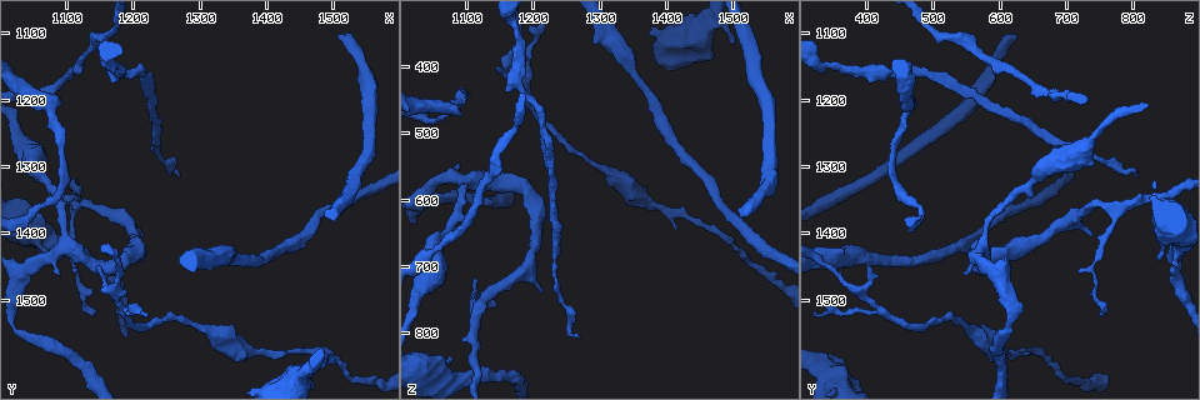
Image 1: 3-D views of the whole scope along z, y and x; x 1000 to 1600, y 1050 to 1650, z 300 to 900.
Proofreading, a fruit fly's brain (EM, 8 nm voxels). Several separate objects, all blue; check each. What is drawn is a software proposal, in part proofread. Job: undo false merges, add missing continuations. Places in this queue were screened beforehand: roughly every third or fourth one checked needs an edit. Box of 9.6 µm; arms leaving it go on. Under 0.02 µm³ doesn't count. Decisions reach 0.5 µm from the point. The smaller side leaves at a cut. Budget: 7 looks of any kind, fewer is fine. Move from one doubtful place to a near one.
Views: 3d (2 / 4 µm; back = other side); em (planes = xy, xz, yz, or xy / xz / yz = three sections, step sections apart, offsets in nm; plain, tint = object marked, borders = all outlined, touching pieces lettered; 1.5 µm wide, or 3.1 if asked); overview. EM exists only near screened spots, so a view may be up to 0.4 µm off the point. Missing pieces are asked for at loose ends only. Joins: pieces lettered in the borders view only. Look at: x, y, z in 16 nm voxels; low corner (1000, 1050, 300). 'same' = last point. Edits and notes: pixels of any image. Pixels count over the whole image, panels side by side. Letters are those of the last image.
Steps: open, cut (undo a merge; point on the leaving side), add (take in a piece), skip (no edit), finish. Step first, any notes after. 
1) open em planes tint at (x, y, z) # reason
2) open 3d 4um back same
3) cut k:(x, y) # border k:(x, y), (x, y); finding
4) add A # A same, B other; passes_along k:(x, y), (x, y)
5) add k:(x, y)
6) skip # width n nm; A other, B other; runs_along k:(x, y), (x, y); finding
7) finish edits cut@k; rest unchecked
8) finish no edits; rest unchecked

open em xz step 4 borders at (1515, 1100, 625)

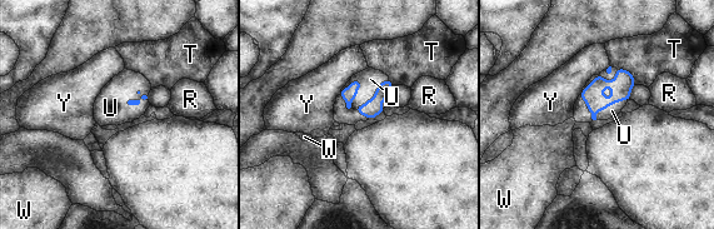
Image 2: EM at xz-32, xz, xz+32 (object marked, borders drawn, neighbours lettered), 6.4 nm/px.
open em planes borders same

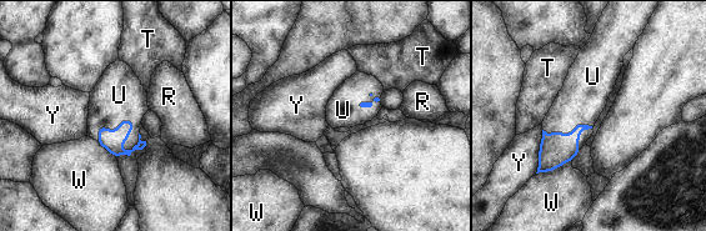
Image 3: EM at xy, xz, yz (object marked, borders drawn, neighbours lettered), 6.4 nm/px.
add U # longest_contact U 280 nm; R other, T other, U same, W other, Y other; passes_along 3:(111, 140), (133, 122), (119, 95); it goes on there

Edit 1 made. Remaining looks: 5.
open overview

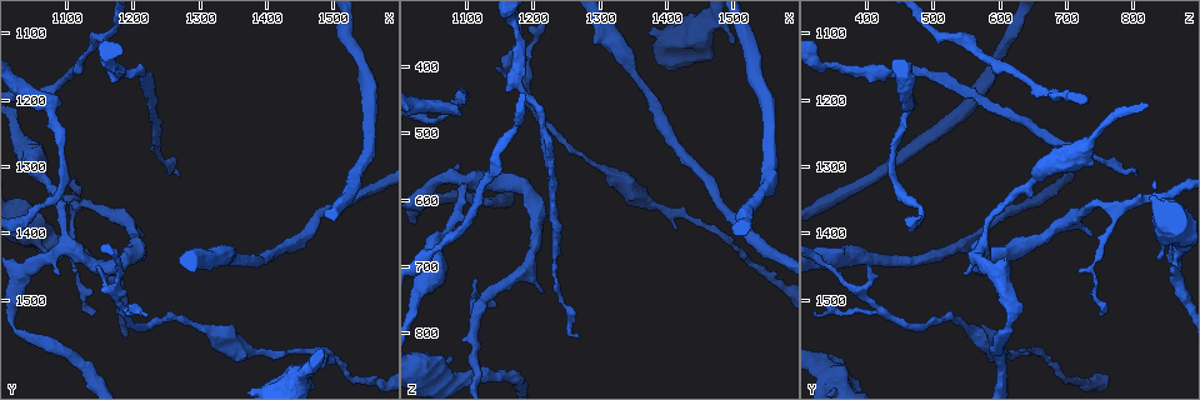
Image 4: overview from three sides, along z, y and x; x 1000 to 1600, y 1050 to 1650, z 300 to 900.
open em planes borders at (1085, 1240, 455)

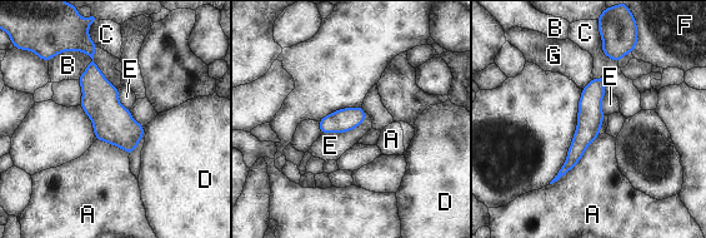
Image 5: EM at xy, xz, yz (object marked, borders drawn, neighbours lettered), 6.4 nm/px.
skip # width 150 nm; A other, B other, C other, D other, E other, F other, G other; border 5:(365, 112), (354, 128), (321, 134); one neuron here

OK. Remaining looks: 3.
open em xz step 4 tint at (1055, 1305, 665) # calibre changes

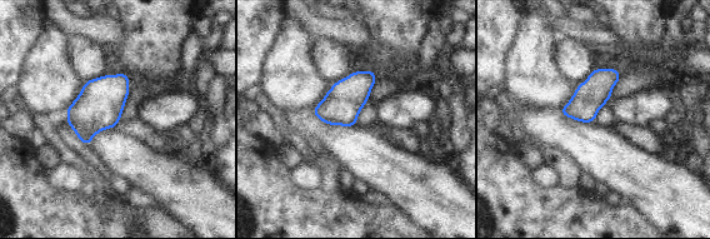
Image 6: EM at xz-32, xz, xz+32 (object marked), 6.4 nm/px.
open em yz step 4 borders same

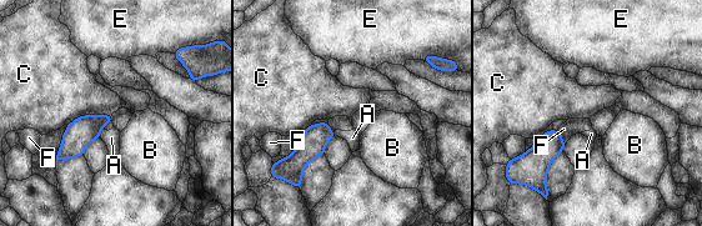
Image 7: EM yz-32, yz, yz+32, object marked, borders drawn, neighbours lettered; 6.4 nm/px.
skip # longest_contact C 300 nm; A other, B other, C other, E other, F other; continuous, no second neuron

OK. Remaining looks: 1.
finish edits add@3; rest unchecked

